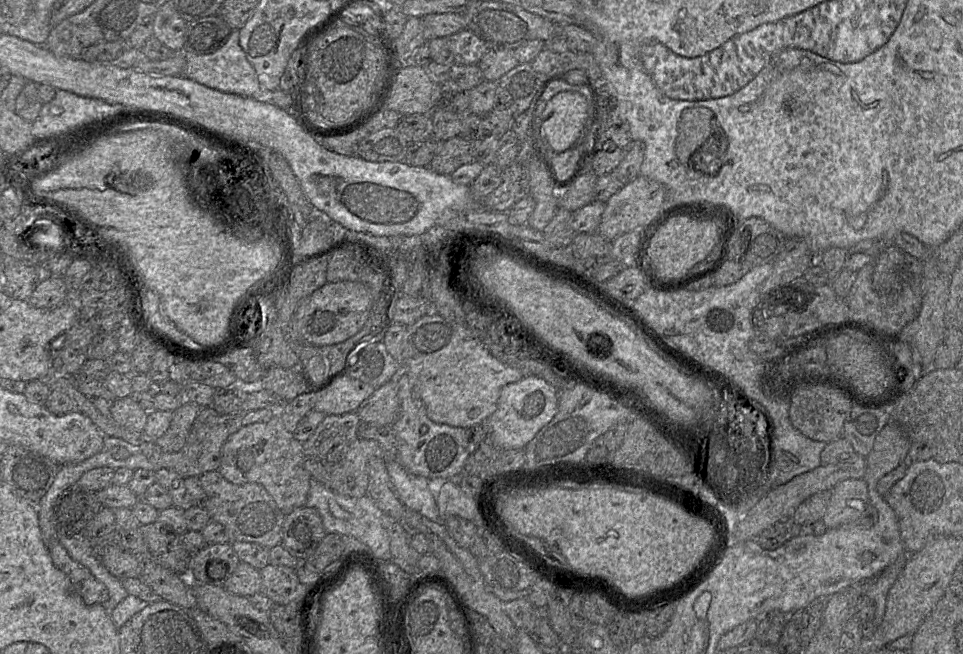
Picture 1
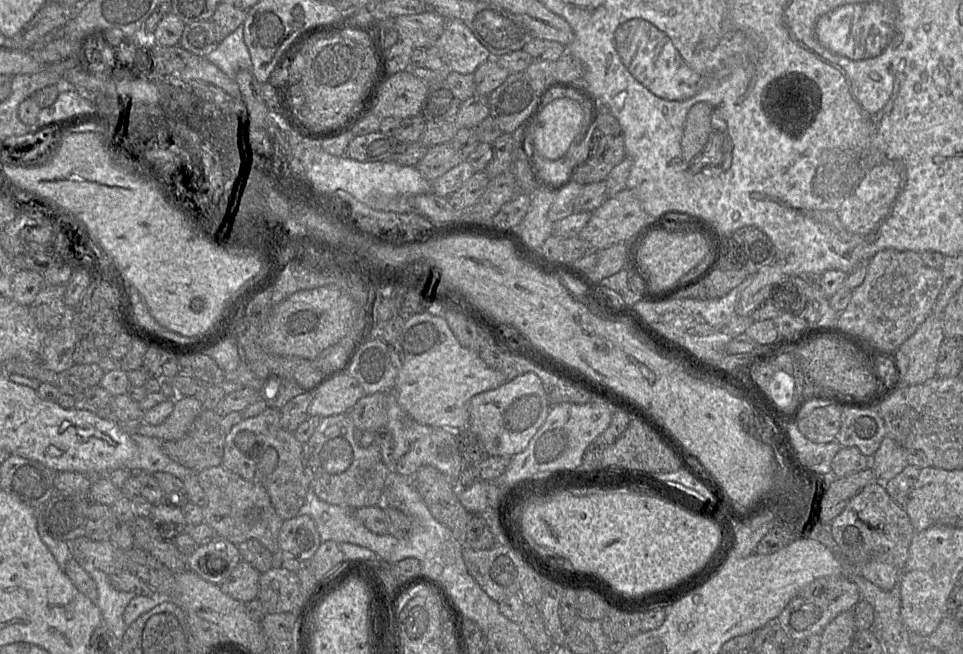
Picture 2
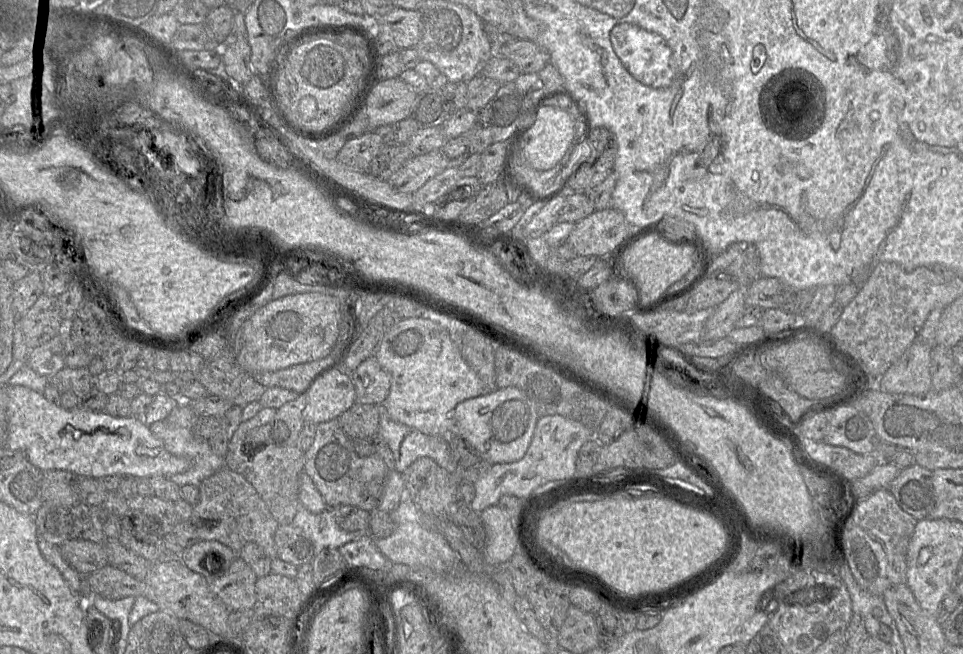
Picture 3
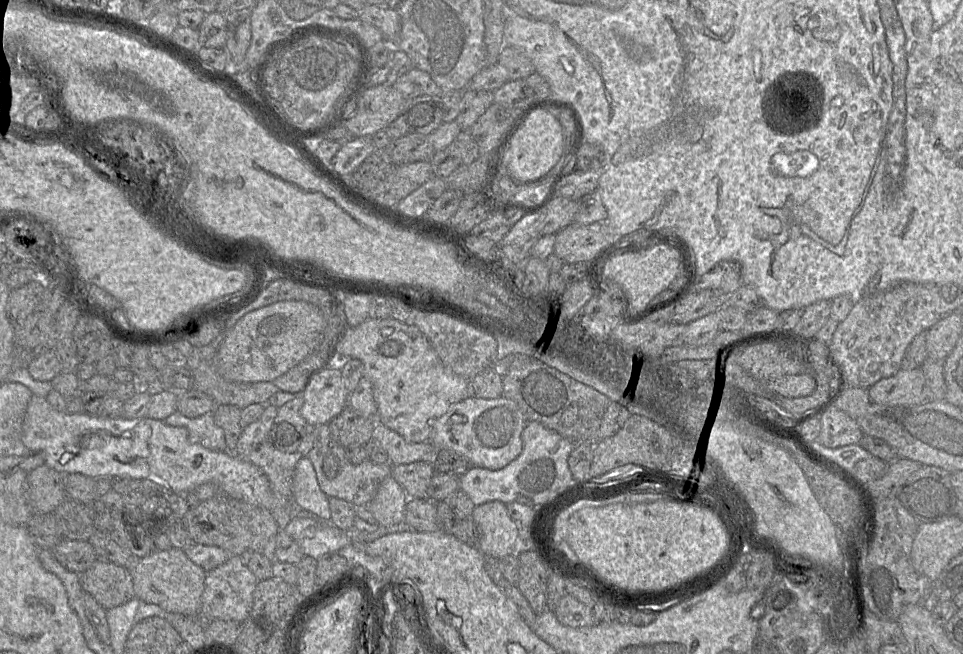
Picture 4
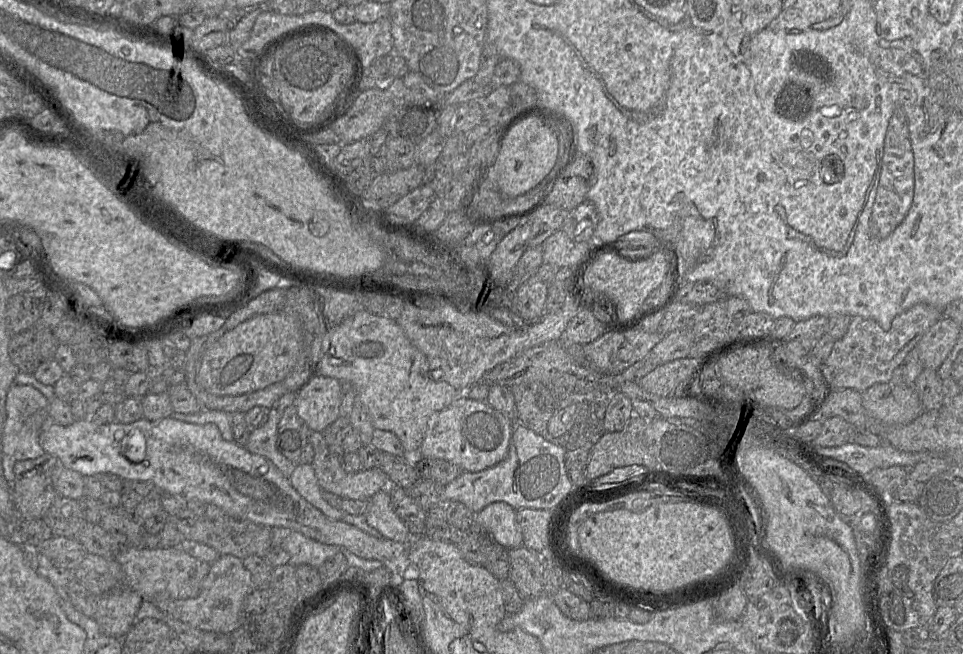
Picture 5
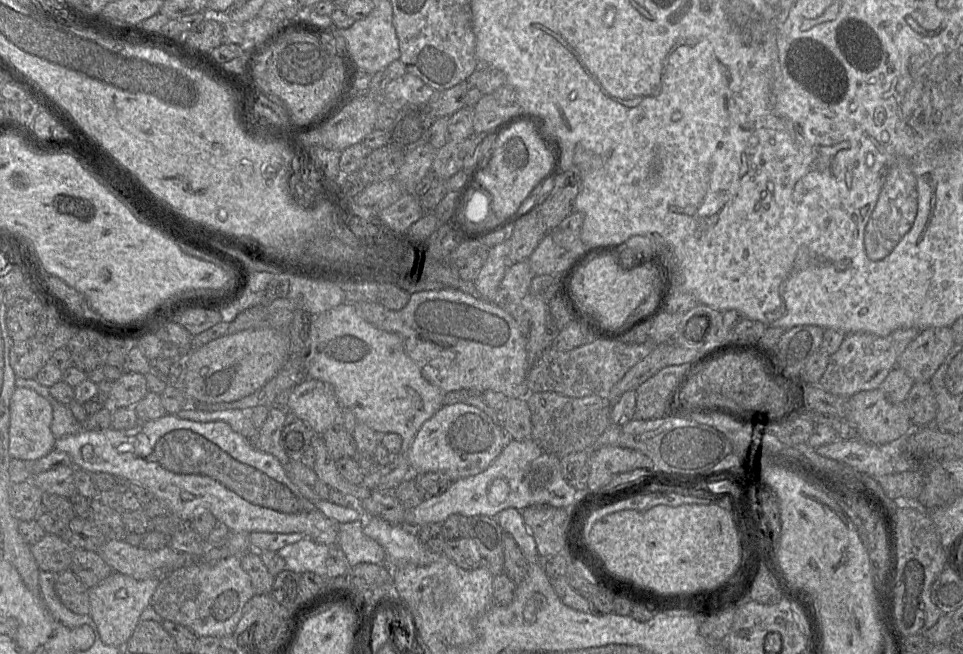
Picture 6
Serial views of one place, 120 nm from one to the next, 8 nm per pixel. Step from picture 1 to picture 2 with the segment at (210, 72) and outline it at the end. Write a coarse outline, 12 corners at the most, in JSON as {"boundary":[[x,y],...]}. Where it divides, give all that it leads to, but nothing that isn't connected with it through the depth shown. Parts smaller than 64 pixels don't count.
{"boundary":[[243,25],[205,59],[230,78],[251,70]]}

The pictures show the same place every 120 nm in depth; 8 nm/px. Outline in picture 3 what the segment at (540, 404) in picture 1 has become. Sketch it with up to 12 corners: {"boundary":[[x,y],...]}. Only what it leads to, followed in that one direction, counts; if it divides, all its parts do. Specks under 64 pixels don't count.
{"boundary":[[514,386],[454,408],[454,431],[490,464],[526,453],[539,415]]}

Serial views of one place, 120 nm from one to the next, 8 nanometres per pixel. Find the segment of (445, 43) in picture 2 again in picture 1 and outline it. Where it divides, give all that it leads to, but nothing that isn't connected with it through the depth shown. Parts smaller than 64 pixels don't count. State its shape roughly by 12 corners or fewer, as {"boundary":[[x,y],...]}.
{"boundary":[[467,28],[449,36],[459,65],[478,64],[488,46]]}

